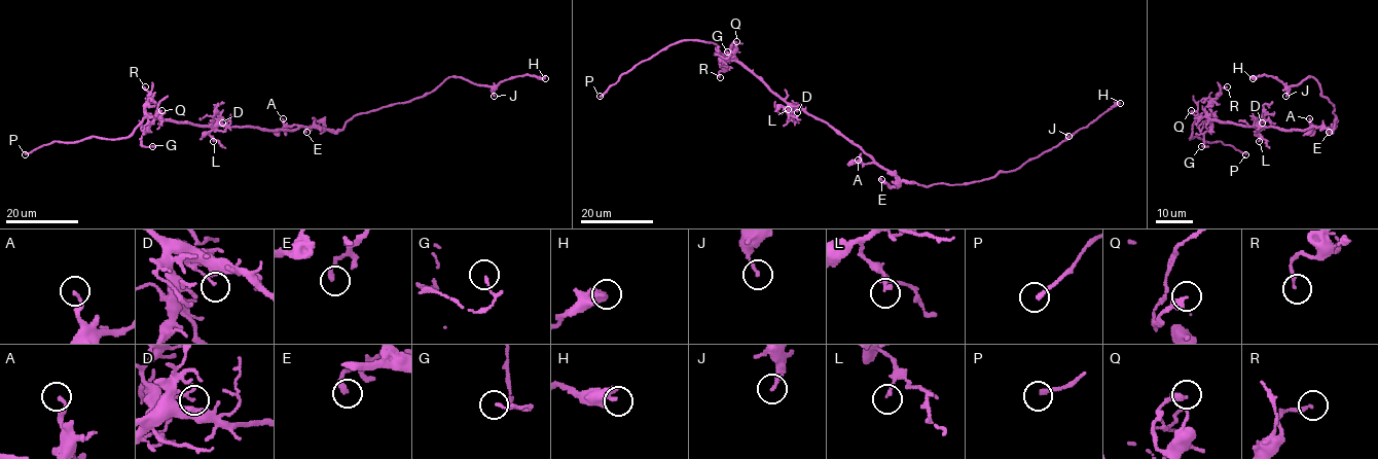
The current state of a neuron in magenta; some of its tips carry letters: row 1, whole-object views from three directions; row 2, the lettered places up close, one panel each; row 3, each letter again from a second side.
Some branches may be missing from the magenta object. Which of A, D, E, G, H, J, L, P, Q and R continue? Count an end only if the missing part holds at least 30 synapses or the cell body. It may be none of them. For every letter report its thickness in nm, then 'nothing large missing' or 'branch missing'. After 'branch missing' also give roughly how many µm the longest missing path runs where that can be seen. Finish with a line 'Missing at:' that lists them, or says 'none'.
A: 170 nm thick; nothing large missing
D: 90 nm thick; nothing large missing
E: 240 nm thick; nothing large missing
G: 120 nm thick; nothing large missing
H: 400 nm thick; nothing large missing
J: 170 nm thick; nothing large missing
L: 160 nm thick; nothing large missing
P: 220 nm thick; branch missing; about 15 µm are missing
Q: 360 nm thick; nothing large missing
R: 170 nm thick; nothing large missing
Missing at: P

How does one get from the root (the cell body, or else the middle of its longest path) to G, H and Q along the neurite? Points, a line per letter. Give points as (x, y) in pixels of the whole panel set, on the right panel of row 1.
G: (1295, 130), (1241, 126), (1209, 118), (1210, 127), (1204, 133), (1204, 145), (1207, 147), (1201, 146)
H: (1295, 130), (1334, 129), (1334, 107), (1321, 95), (1319, 83), (1312, 76), (1288, 86), (1272, 75), (1253, 78)
Q: (1295, 130), (1223, 124), (1195, 115), (1191, 110)

